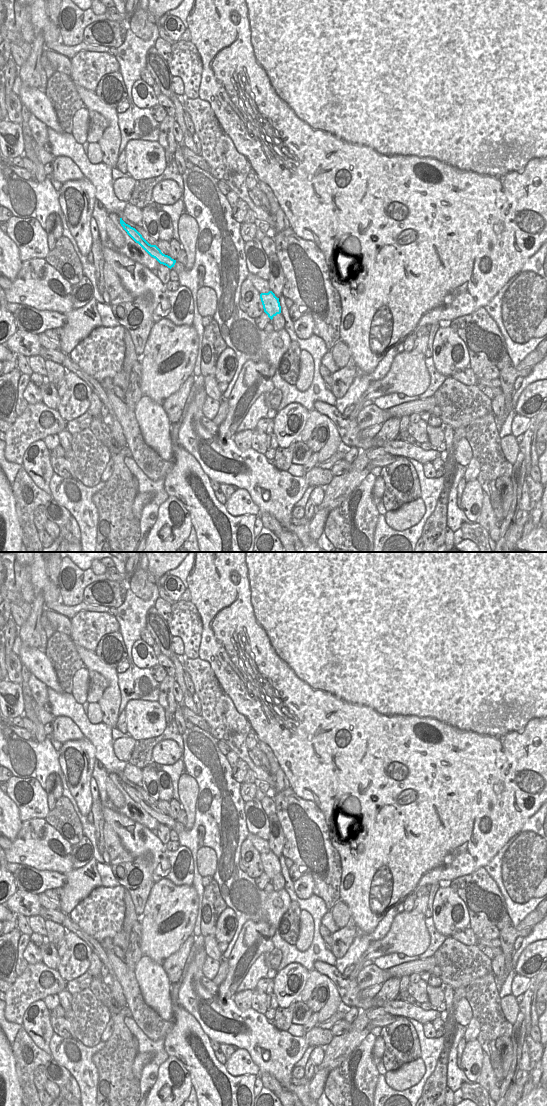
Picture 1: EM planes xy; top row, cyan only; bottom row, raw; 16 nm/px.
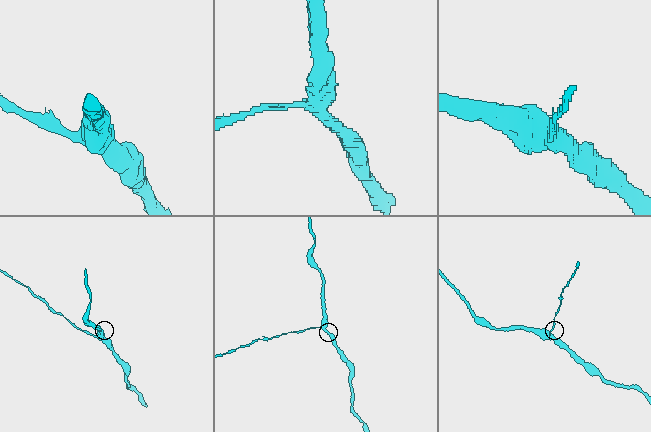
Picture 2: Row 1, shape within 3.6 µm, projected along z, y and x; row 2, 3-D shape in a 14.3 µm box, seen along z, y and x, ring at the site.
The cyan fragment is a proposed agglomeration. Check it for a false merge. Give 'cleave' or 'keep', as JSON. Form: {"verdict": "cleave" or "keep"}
{"verdict": "keep"}

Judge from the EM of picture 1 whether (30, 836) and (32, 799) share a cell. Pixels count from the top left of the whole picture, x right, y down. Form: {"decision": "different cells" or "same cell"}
{"decision": "different cells"}

